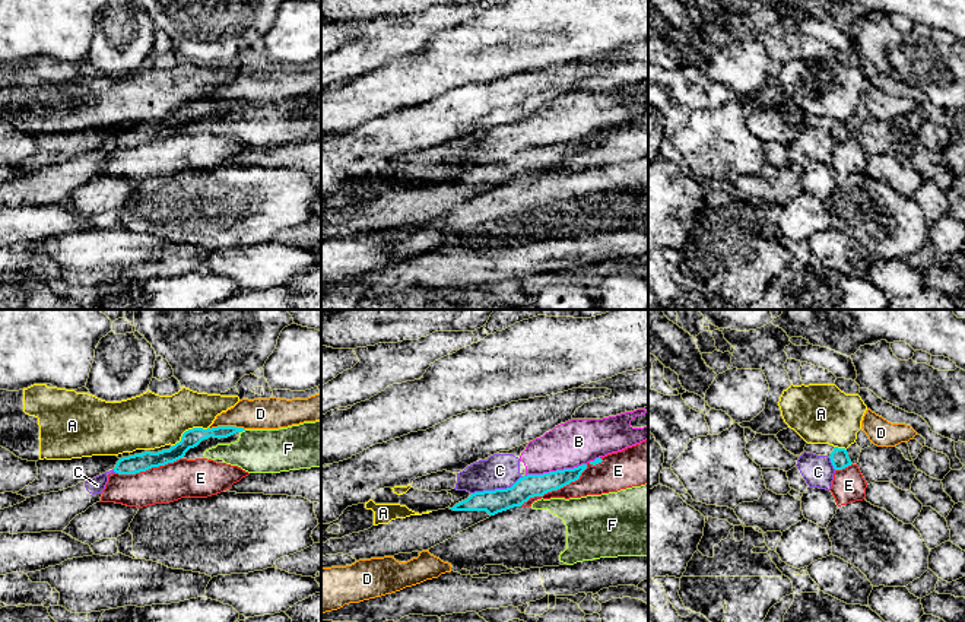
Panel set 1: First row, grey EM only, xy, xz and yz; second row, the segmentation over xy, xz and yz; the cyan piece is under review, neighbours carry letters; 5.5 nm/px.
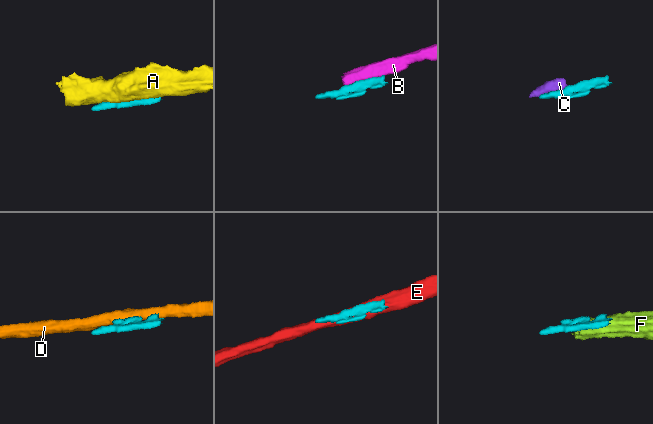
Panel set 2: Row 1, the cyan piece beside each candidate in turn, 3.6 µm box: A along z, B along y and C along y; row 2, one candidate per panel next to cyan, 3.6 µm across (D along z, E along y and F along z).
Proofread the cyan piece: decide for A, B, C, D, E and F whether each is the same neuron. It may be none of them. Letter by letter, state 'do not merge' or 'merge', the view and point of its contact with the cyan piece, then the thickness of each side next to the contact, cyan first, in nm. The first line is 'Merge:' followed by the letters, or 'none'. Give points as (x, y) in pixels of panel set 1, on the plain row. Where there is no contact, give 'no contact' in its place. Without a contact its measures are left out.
Merge: none
A: do not merge | xy (189, 102) | 100/300 nm
B: do not merge | xz (556, 143) | 130/260 nm
C: do not merge | xz (497, 162) | 130/190 nm
D: do not merge | xy (227, 100) | 100/180 nm
E: do not merge | xz (564, 158) | 130/180 nm
F: do not merge | xy (243, 102) | 80/240 nm

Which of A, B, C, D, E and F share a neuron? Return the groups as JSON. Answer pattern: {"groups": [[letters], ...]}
{"groups": [["A"], ["B", "C"], ["D"], ["E"], ["F"]]}

